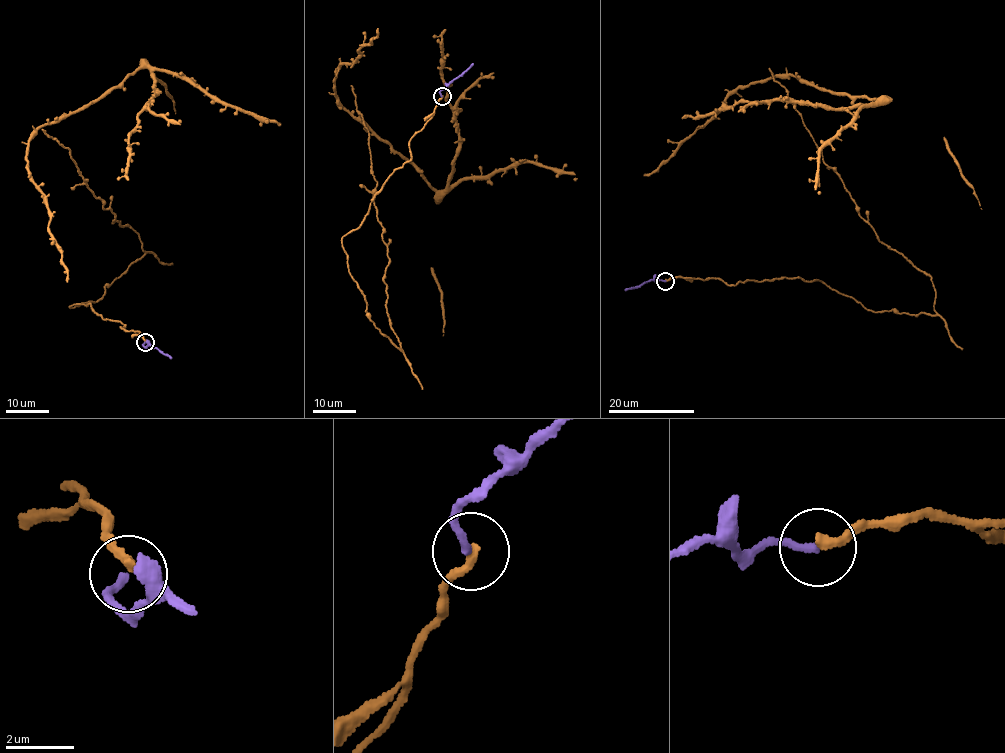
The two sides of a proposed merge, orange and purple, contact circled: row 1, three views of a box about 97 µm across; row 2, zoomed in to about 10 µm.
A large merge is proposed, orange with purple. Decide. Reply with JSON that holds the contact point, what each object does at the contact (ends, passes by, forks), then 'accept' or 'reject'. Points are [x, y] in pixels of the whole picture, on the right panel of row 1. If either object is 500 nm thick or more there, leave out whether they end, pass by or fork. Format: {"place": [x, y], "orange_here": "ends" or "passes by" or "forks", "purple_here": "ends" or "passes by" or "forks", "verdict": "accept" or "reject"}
{"place": [665, 281], "orange_here": "ends", "purple_here": "ends", "verdict": "accept"}

